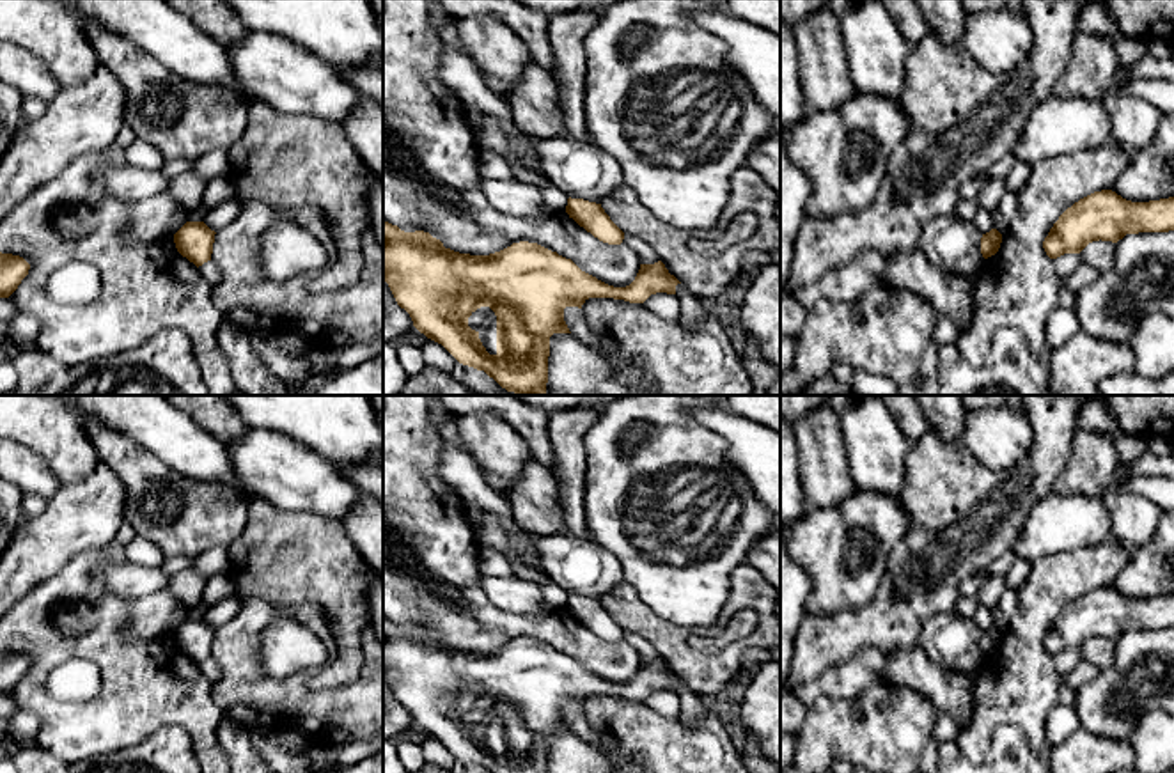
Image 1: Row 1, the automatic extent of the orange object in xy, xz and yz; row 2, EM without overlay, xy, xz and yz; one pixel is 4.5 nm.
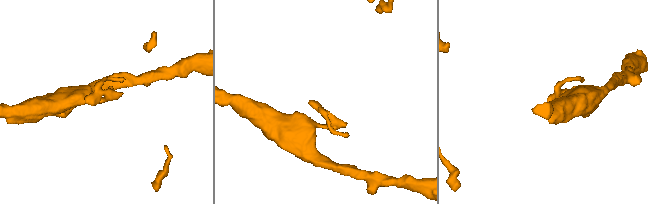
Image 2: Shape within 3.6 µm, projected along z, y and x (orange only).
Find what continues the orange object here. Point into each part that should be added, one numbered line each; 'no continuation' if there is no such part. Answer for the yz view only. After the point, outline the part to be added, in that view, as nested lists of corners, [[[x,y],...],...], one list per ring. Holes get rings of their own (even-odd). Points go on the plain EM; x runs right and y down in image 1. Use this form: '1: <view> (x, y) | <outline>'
no continuation

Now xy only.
no continuation

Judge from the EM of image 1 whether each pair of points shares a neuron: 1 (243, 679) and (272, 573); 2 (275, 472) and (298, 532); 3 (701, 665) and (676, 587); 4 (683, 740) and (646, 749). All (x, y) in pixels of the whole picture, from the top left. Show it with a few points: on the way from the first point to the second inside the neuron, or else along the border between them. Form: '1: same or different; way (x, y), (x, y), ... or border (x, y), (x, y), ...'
1: different; border (243, 601), (265, 600), (279, 607), (305, 605)
2: different; border (256, 495), (281, 509), (311, 511), (332, 520)
3: different; border (667, 621), (690, 628)
4: same; way (674, 749), (655, 749)

